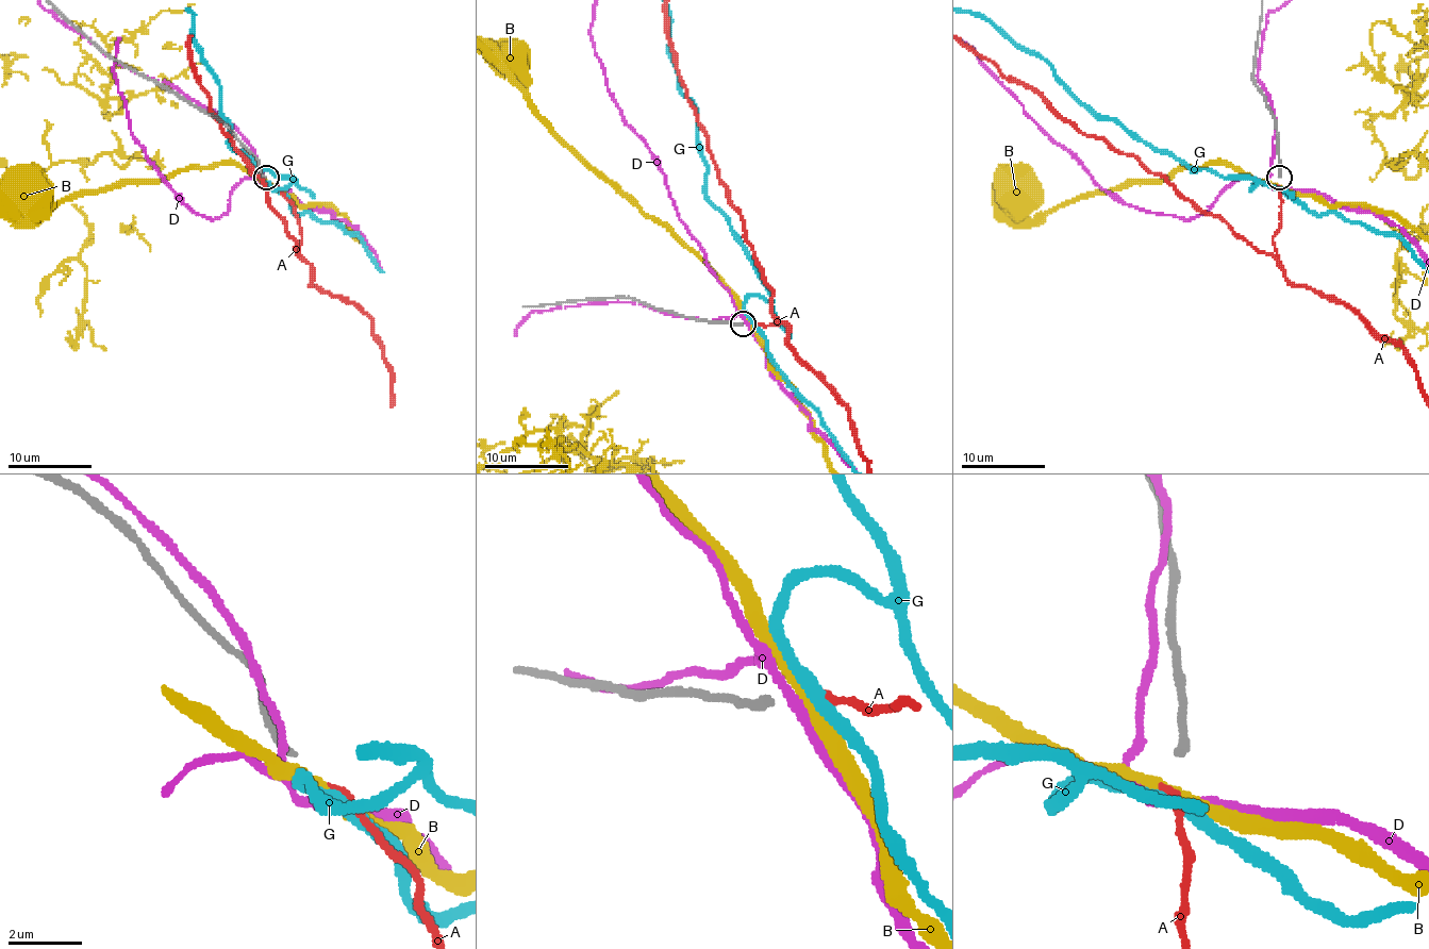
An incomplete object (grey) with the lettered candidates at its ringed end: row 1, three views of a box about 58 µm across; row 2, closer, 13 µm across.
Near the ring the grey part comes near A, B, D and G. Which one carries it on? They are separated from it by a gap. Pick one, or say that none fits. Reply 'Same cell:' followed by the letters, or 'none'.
Same cell: A

